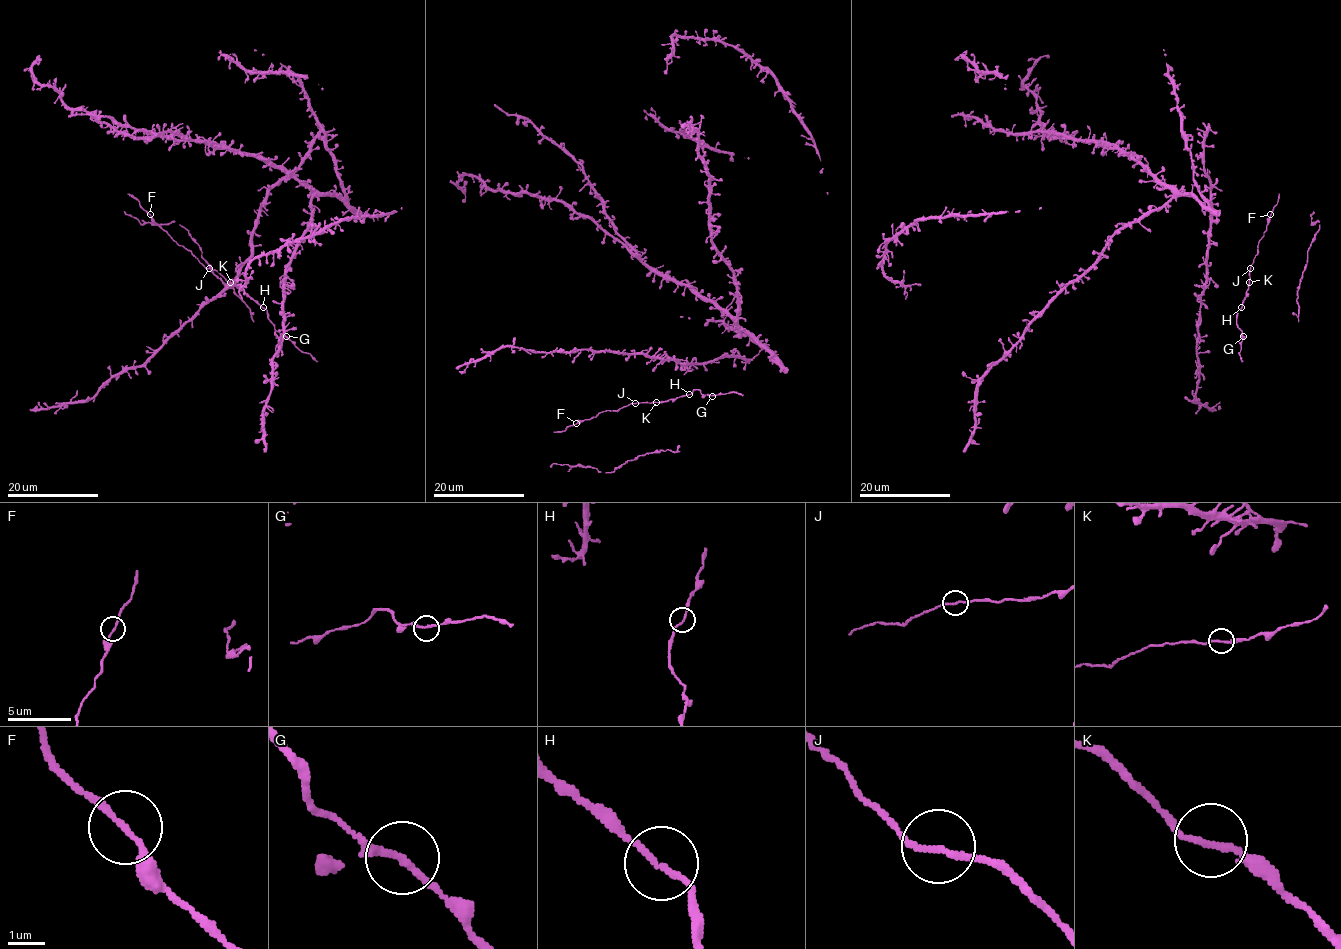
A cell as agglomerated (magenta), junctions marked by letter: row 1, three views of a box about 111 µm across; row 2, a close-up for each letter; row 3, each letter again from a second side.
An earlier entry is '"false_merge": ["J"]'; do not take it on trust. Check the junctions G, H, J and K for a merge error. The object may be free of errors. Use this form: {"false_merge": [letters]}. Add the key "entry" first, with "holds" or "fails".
{"entry": "fails", "false_merge": []}

